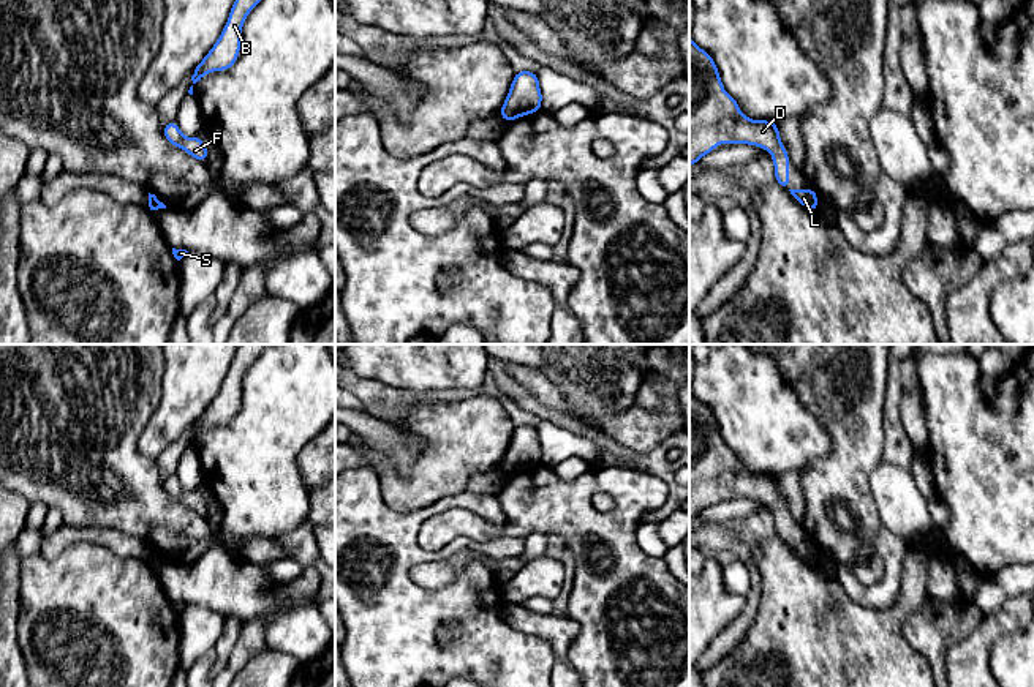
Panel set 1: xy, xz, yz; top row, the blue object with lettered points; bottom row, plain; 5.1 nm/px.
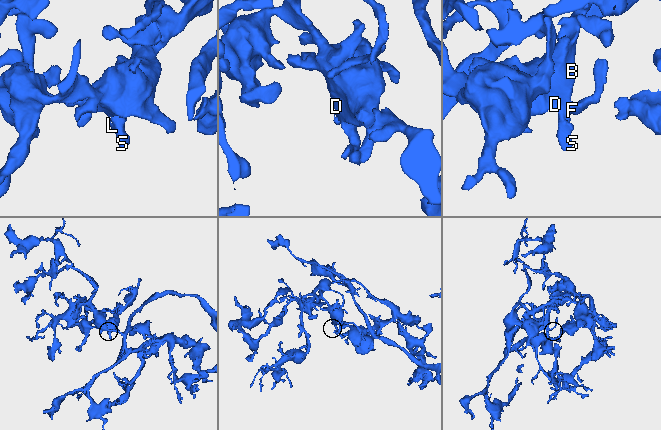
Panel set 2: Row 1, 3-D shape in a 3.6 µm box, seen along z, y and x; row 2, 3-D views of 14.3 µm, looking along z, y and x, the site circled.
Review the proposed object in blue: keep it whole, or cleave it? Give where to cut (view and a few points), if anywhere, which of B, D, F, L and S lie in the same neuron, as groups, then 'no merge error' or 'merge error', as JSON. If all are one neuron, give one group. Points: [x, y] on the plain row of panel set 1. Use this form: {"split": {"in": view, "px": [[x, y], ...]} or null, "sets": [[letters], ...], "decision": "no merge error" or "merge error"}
{"split": null, "sets": [["B", "D", "F", "L", "S"]], "decision": "no merge error"}

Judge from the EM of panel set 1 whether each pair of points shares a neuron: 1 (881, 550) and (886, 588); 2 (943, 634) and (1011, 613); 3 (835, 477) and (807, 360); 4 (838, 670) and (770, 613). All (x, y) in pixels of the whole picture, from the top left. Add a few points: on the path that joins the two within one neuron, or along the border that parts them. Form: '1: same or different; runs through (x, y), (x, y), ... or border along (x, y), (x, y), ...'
1: same; runs through (890, 559), (890, 578)
2: different; border along (984, 615), (968, 635), (949, 646)
3: same; runs through (841, 449), (841, 403), (830, 389)
4: same; runs through (821, 657), (788, 624)

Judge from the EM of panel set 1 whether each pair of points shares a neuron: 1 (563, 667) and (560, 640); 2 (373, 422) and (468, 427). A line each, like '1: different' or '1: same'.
1: different
2: different

